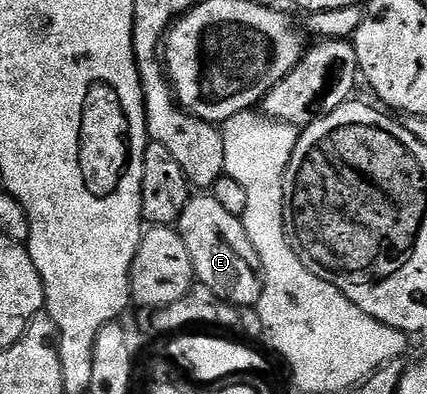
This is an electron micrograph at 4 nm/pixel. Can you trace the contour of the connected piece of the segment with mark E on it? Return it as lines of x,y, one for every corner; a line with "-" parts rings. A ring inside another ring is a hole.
193,196
183,208
175,229
181,235
183,244
187,244
193,277
200,285
211,288
211,292
219,296
221,301
230,302
238,308
256,307
261,298
261,268
255,248
251,240
247,240
245,226
238,215
227,212
227,208
223,208
223,204
211,196

